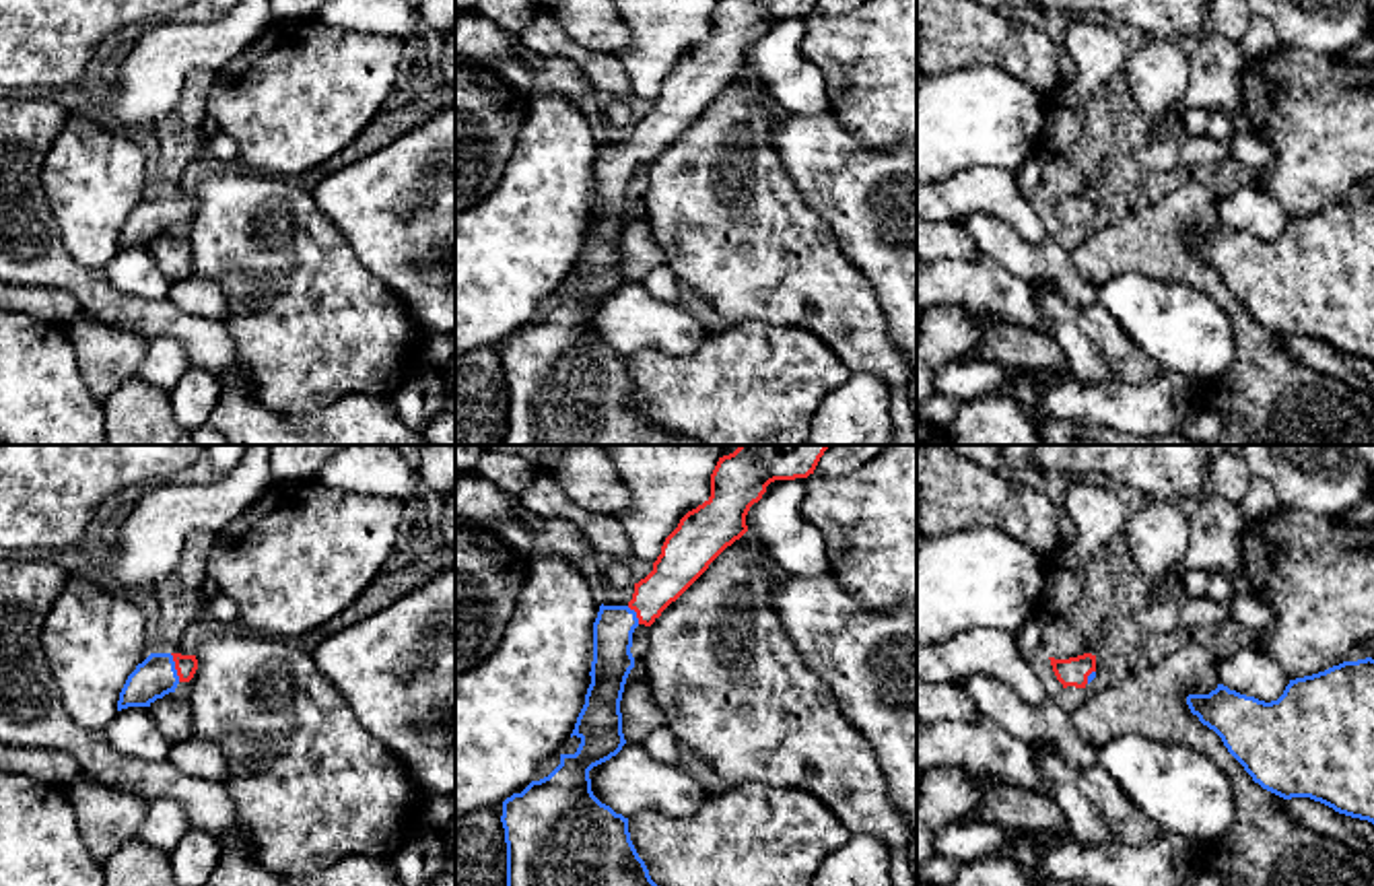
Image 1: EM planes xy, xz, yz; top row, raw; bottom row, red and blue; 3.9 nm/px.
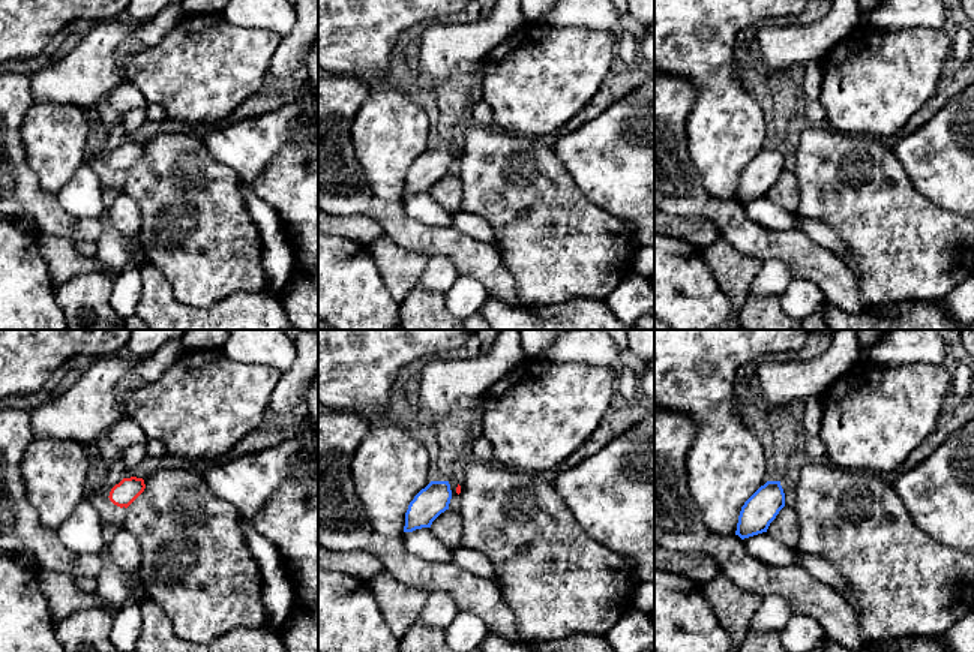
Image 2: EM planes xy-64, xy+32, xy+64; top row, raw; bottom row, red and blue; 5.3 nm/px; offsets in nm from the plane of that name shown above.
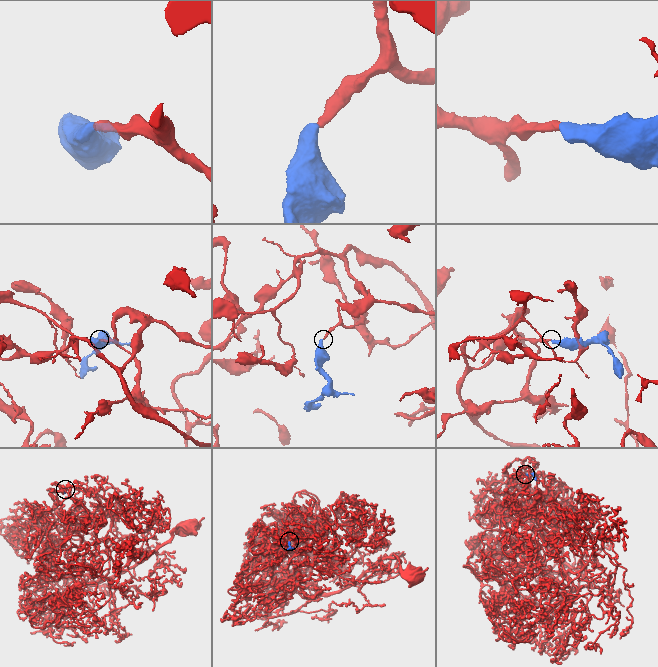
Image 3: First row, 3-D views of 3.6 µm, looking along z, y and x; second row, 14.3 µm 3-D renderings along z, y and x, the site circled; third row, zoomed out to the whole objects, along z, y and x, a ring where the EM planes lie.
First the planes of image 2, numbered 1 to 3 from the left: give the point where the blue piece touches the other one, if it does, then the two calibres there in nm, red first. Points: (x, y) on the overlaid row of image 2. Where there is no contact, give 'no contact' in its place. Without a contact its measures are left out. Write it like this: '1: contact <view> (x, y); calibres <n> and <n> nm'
1: no contact
2: no contact
3: no contact

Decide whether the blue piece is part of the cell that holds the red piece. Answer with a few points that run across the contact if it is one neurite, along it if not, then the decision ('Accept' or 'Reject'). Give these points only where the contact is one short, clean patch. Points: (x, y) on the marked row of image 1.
Line: xy (186, 666), (176, 668), (163, 670), (153, 678). Accept

